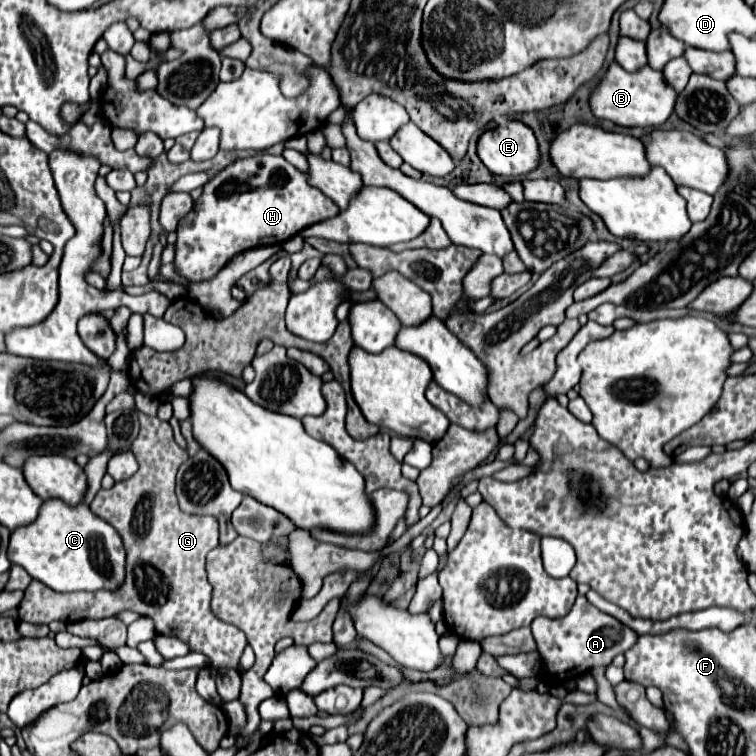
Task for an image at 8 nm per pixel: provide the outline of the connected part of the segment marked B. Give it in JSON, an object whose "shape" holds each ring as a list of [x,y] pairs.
{"shape":[[[611,61],[601,81],[593,87],[589,105],[597,119],[609,119],[623,127],[657,127],[663,125],[673,113],[675,99],[677,93],[673,87],[667,85],[661,71],[645,65],[633,73],[627,73],[625,69],[621,69],[621,65]]]}

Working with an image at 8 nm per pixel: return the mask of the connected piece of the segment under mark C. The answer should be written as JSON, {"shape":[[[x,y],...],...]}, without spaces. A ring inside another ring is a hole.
{"shape":[[[57,499],[43,501],[37,521],[11,533],[9,561],[21,565],[33,579],[45,583],[55,591],[99,591],[99,589],[115,591],[125,579],[125,549],[119,533],[101,517],[93,515],[89,505],[85,503],[65,505],[65,501]]]}

